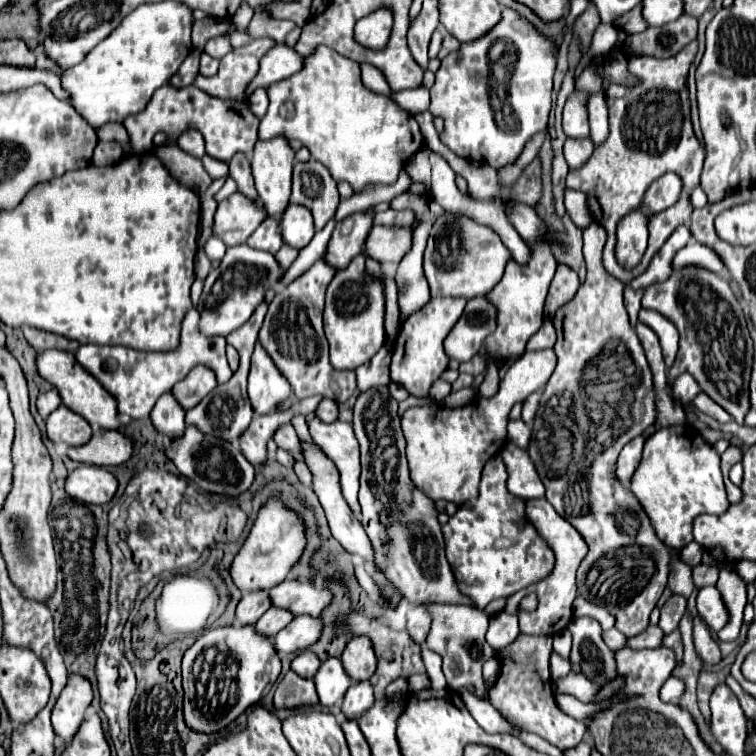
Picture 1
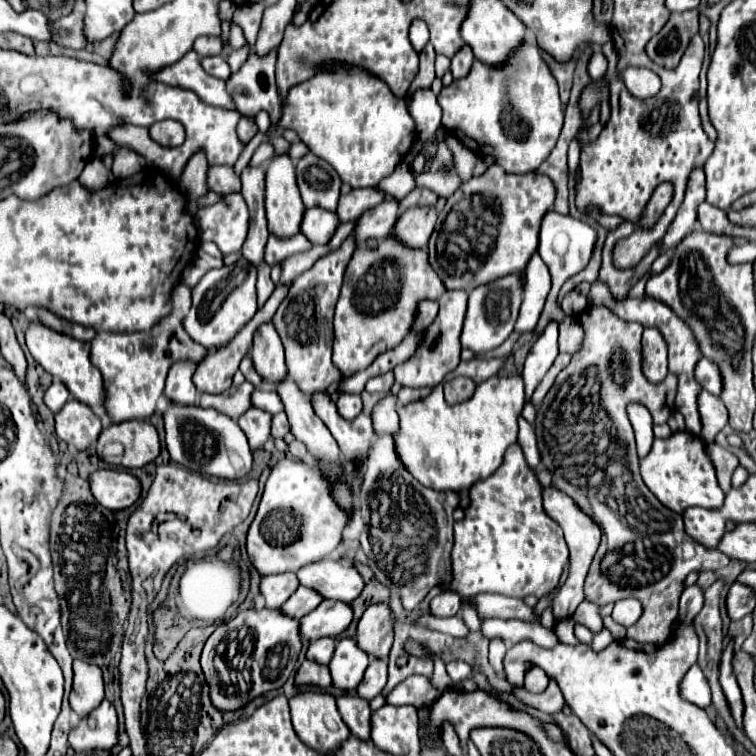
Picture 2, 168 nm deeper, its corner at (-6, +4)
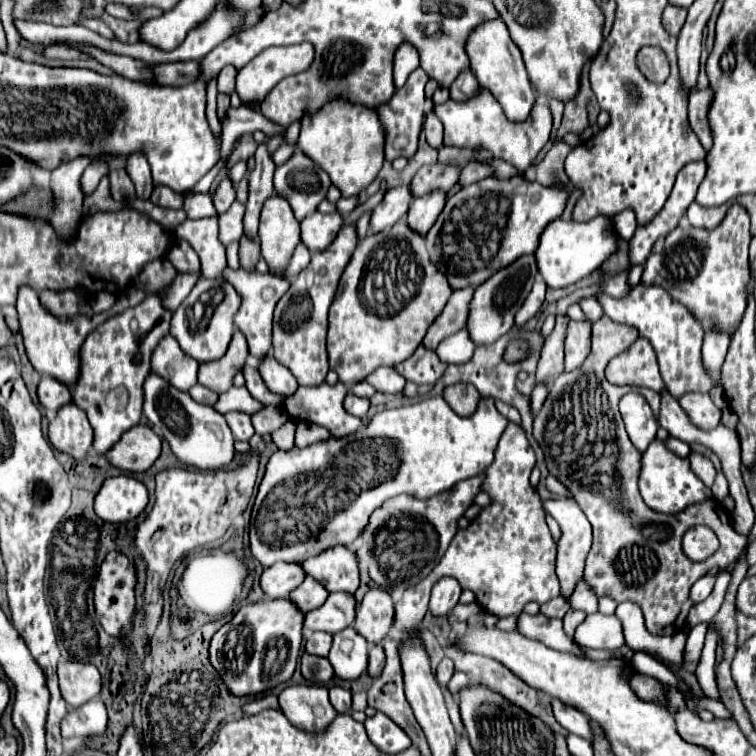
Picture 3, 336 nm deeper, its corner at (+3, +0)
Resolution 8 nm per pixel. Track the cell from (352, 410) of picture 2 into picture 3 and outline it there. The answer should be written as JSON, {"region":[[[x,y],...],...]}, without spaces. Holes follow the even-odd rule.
{"region":[[[350,392],[350,394],[346,396],[346,400],[344,400],[344,408],[346,408],[352,416],[364,418],[366,412],[368,412],[368,408],[370,408],[370,400],[368,400],[368,398],[358,398],[358,396],[354,396],[354,394]]]}

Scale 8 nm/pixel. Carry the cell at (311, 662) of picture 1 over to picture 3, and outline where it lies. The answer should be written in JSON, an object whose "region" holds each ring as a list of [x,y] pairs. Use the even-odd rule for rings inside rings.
{"region":[[[312,632],[312,636],[306,642],[306,652],[316,656],[328,656],[332,646],[332,634],[326,632]]]}

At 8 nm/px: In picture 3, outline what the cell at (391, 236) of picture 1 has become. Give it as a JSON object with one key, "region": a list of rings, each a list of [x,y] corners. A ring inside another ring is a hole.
{"region":[[[432,190],[430,194],[424,194],[422,198],[414,198],[408,212],[408,226],[420,234],[426,234],[430,226],[436,222],[438,214],[442,212],[446,198],[448,196],[442,190]]]}

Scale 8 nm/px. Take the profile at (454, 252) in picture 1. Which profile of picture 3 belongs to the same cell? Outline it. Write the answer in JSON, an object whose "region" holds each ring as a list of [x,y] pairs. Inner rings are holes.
{"region":[[[520,176],[508,180],[486,178],[464,186],[458,194],[448,198],[436,224],[426,234],[430,260],[446,272],[454,288],[480,286],[486,278],[520,256],[534,254],[542,230],[562,216],[570,192],[570,184],[548,188]]]}

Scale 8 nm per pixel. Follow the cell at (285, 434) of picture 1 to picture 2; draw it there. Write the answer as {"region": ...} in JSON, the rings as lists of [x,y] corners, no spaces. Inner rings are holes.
{"region":[[[283,412],[275,414],[273,416],[273,428],[271,428],[271,436],[273,438],[285,438],[285,434],[289,434],[289,422],[287,422],[287,416]]]}

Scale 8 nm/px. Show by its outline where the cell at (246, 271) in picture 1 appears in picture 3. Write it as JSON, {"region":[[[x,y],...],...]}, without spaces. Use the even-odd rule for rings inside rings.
{"region":[[[200,278],[188,298],[178,306],[178,310],[172,314],[172,324],[170,324],[170,334],[176,336],[180,342],[180,348],[190,354],[196,362],[210,362],[222,358],[226,354],[232,332],[234,332],[234,314],[240,308],[240,296],[234,290],[230,282],[224,278],[216,280],[206,280]]]}

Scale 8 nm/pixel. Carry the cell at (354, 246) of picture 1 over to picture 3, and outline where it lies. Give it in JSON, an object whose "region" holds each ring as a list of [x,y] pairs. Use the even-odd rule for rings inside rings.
{"region":[[[408,184],[390,188],[384,200],[372,212],[372,220],[370,220],[372,232],[380,232],[384,228],[394,226],[394,222],[398,222],[408,212],[410,204],[412,204],[412,194]]]}

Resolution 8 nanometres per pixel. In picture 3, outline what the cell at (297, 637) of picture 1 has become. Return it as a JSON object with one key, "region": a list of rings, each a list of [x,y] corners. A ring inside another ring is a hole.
{"region":[[[334,592],[328,596],[328,600],[306,614],[304,628],[308,630],[324,630],[330,634],[336,634],[344,628],[348,628],[356,618],[356,600],[352,594],[346,592]]]}

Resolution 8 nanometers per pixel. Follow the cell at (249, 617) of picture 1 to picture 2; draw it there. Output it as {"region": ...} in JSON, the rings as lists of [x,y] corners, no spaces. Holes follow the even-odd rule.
{"region":[[[293,572],[263,576],[259,592],[265,600],[265,608],[271,608],[271,610],[281,608],[281,604],[289,598],[291,592],[297,590],[297,586],[299,586],[299,582],[297,582],[297,576]]]}

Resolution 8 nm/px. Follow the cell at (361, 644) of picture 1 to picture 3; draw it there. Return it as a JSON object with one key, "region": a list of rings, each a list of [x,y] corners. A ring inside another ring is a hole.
{"region":[[[370,588],[358,608],[354,628],[370,644],[382,642],[394,622],[394,602],[392,596],[382,588]]]}

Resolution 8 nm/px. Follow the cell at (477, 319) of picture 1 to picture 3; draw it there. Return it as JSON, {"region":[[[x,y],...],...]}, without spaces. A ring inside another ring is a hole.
{"region":[[[530,254],[526,258],[518,258],[518,262],[512,262],[506,268],[498,270],[498,274],[494,274],[482,286],[476,288],[474,298],[472,298],[472,304],[470,304],[470,316],[468,316],[468,324],[466,326],[470,330],[472,340],[478,346],[496,342],[502,334],[506,334],[512,328],[514,314],[518,312],[518,308],[526,300],[528,292],[532,290],[532,284],[536,280],[536,274],[538,274],[536,258],[534,258],[534,254]]]}

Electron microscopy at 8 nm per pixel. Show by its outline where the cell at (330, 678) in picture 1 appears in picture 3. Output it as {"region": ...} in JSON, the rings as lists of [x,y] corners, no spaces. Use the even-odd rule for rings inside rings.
{"region":[[[348,626],[334,634],[328,660],[332,662],[336,676],[356,680],[368,666],[368,642],[354,630],[354,626]]]}

